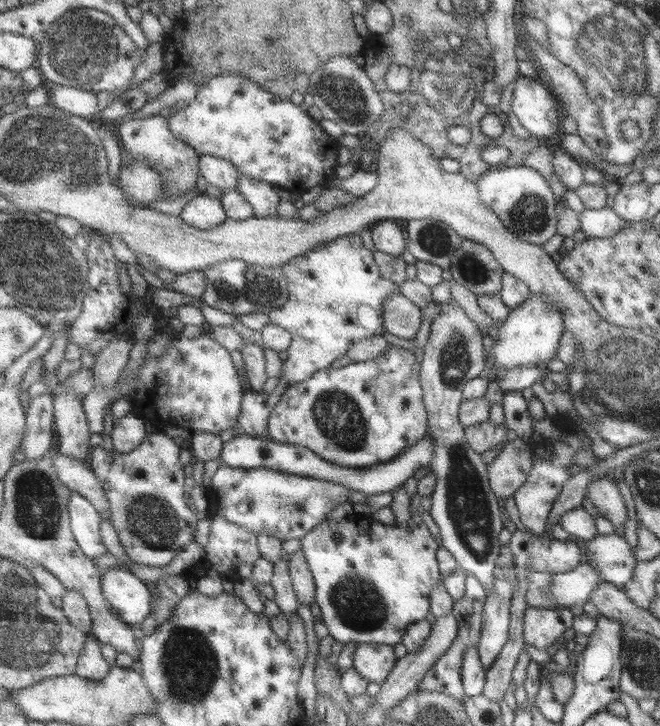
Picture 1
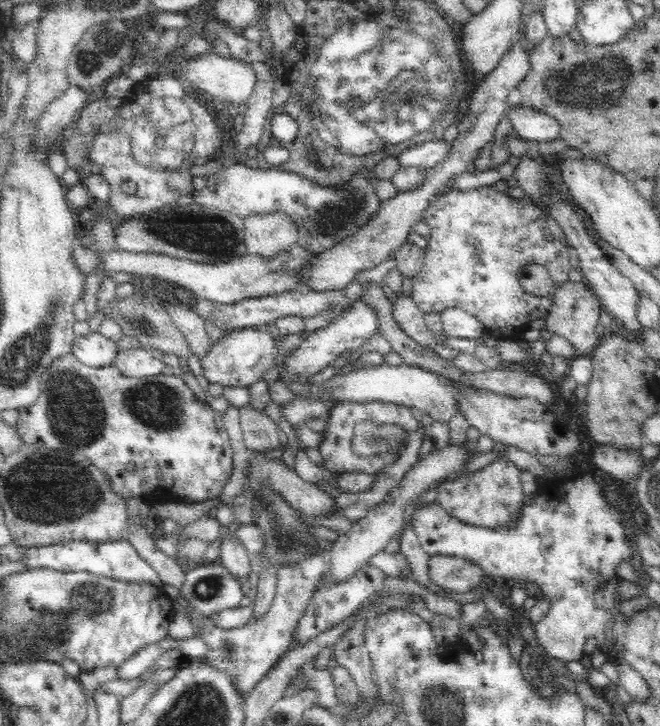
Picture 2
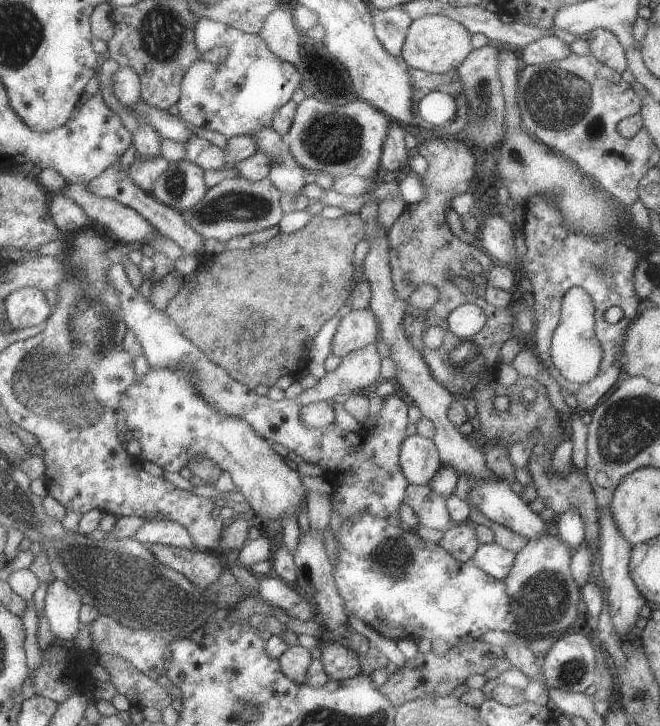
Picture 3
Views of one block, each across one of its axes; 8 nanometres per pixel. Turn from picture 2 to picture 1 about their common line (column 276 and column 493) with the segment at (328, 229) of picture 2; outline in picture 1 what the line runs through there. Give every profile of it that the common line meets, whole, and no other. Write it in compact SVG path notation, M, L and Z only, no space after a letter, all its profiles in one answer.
M513 164L499 166L483 174L477 184L487 206L521 239L543 246L558 233L562 200L557 198L550 182L537 169Z

